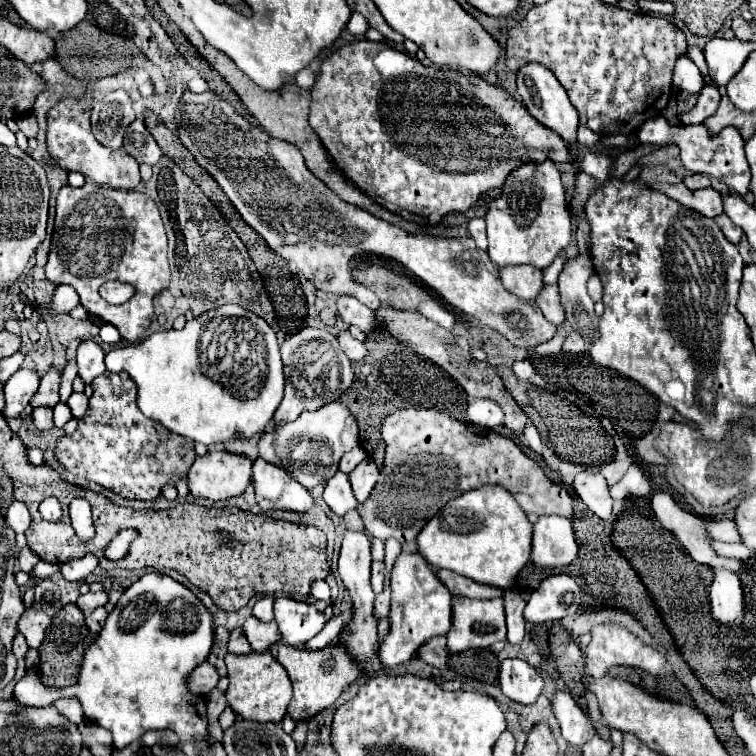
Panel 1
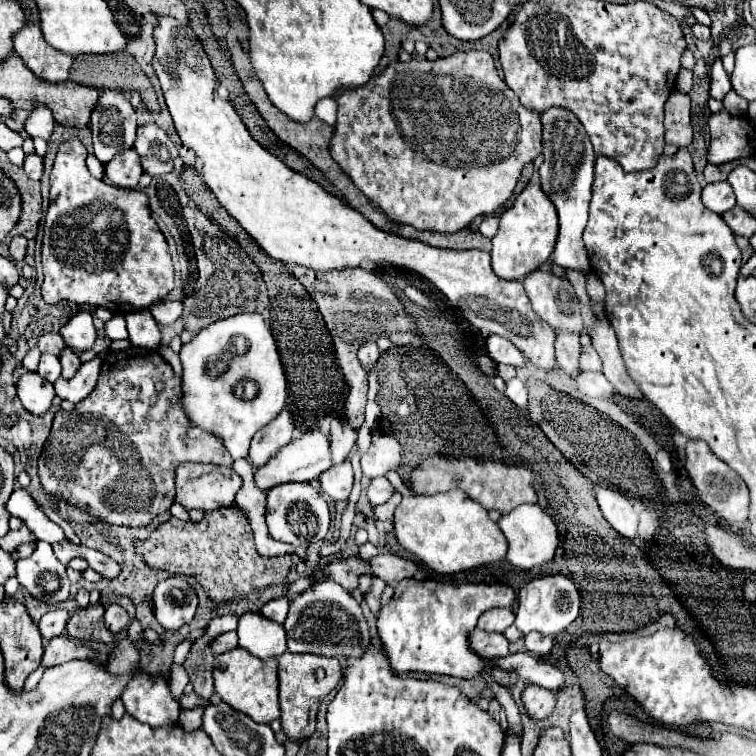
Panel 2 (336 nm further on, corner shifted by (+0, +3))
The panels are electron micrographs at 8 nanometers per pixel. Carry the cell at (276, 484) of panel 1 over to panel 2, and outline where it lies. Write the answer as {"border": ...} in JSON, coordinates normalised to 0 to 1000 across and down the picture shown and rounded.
{"border":[[[373,639],[357,647],[357,652],[352,652],[352,694],[357,708],[365,716],[373,718],[384,718],[389,724],[399,721],[399,724],[410,724],[413,718],[423,716],[431,710],[434,705],[434,694],[437,694],[437,676],[434,676],[434,665],[426,657],[426,652],[413,644],[410,639]]]}

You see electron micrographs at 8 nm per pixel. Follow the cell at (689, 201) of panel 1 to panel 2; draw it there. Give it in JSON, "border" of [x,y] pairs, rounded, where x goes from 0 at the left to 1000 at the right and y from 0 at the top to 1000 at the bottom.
{"border":[[[960,239],[958,242],[937,242],[929,250],[929,269],[939,279],[955,284],[974,271],[974,261],[971,261],[971,253],[966,250],[966,245]]]}

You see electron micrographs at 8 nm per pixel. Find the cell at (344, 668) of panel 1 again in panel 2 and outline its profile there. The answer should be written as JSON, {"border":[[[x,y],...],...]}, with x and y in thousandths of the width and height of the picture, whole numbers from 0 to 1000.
{"border":[[[376,864],[368,869],[368,890],[370,890],[370,954],[376,970],[386,980],[399,980],[410,975],[418,964],[418,940],[429,922],[452,901],[452,880],[442,869],[423,869],[423,866],[389,866]]]}

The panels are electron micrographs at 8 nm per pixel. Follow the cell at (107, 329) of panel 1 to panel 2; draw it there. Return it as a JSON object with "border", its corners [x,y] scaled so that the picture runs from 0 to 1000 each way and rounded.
{"border":[[[153,417],[153,419],[148,419],[146,425],[140,425],[138,427],[138,440],[140,440],[140,446],[143,448],[169,448],[169,438],[167,438],[167,425],[164,425],[164,419],[159,419],[159,417]]]}

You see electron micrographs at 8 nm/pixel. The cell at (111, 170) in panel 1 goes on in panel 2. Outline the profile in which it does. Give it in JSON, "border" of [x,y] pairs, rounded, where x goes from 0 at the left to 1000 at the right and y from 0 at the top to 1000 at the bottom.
{"border":[[[167,197],[167,200],[156,202],[148,213],[143,213],[140,231],[156,247],[180,250],[183,237],[188,231],[188,218],[185,218],[185,208],[183,208],[180,197]]]}

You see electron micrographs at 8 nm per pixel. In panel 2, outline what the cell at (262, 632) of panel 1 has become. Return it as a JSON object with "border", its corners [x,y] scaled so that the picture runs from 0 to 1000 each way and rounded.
{"border":[[[323,811],[315,819],[317,856],[331,861],[336,869],[354,872],[378,864],[378,837],[365,821],[357,821],[347,811]]]}

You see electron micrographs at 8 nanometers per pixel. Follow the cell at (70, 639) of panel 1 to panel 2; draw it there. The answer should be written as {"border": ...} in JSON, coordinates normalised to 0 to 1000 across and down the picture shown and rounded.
{"border":[[[132,798],[119,800],[114,806],[101,806],[87,824],[87,835],[95,845],[151,851],[151,840],[140,832],[135,816],[138,816],[138,803]]]}

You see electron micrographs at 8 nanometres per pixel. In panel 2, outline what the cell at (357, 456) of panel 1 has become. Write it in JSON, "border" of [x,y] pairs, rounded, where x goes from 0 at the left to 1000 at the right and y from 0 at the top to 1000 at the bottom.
{"border":[[[505,573],[492,575],[489,594],[479,602],[476,618],[481,631],[500,631],[508,628],[513,620],[526,620],[529,612],[529,589],[519,578],[511,578]]]}

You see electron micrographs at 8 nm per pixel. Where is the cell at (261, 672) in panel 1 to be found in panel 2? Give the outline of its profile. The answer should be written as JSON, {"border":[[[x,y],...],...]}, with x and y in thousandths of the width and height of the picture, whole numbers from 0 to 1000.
{"border":[[[312,856],[283,872],[283,911],[286,919],[307,938],[325,943],[341,956],[357,956],[370,948],[368,935],[368,882],[365,872],[341,872],[325,858]]]}

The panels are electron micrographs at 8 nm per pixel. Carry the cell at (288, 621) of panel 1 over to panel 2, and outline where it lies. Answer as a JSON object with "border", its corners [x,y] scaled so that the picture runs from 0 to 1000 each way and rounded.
{"border":[[[423,769],[399,782],[384,795],[384,808],[376,821],[384,864],[415,864],[429,869],[476,869],[489,851],[487,824],[479,813],[474,795],[468,795],[452,774]]]}

